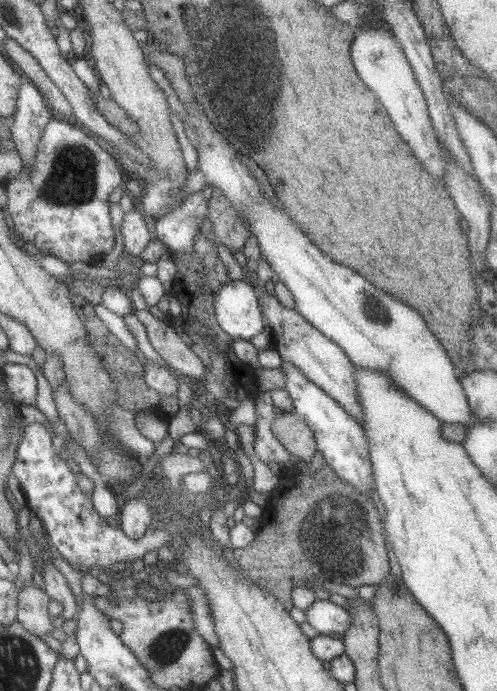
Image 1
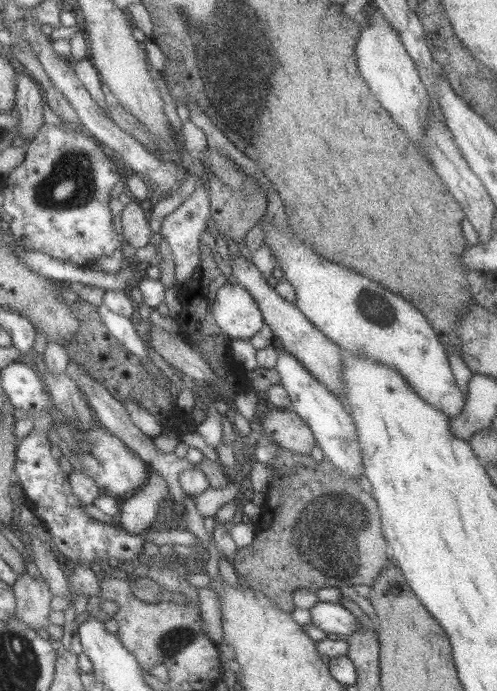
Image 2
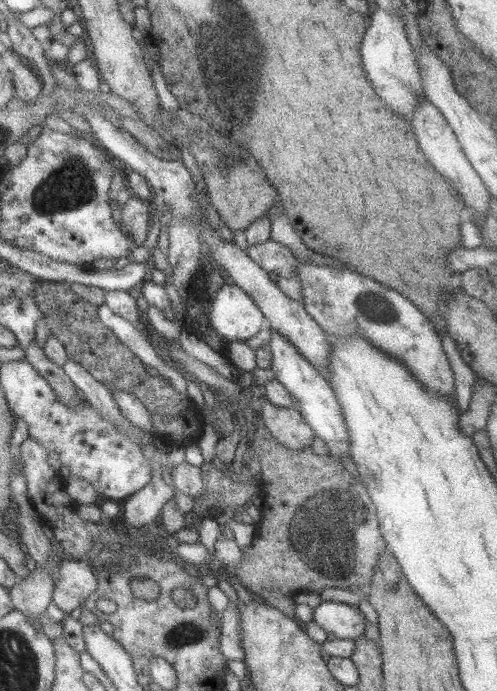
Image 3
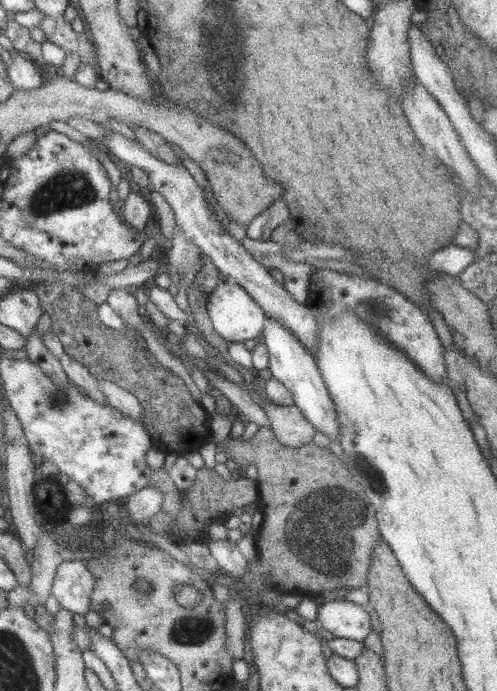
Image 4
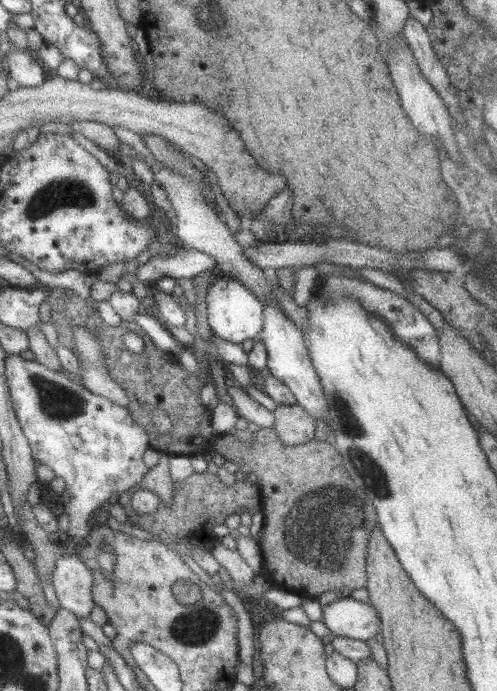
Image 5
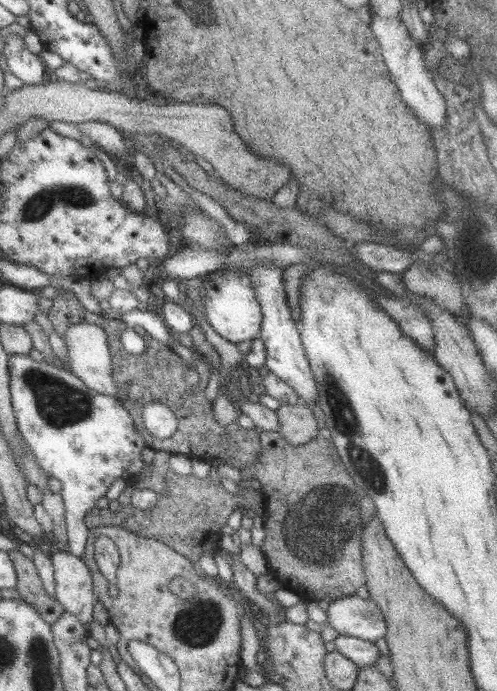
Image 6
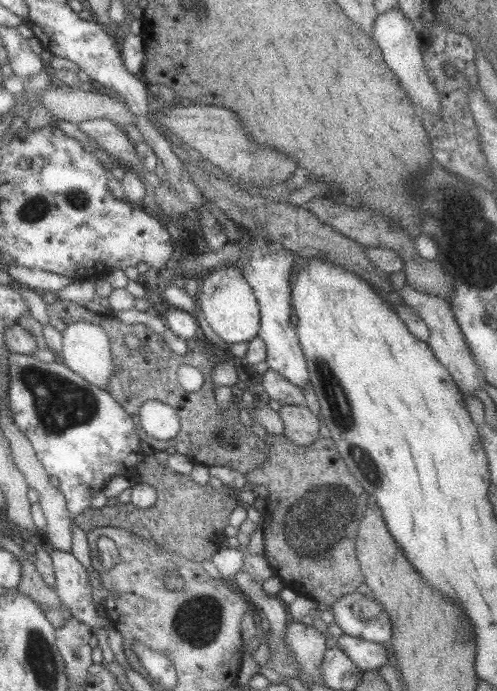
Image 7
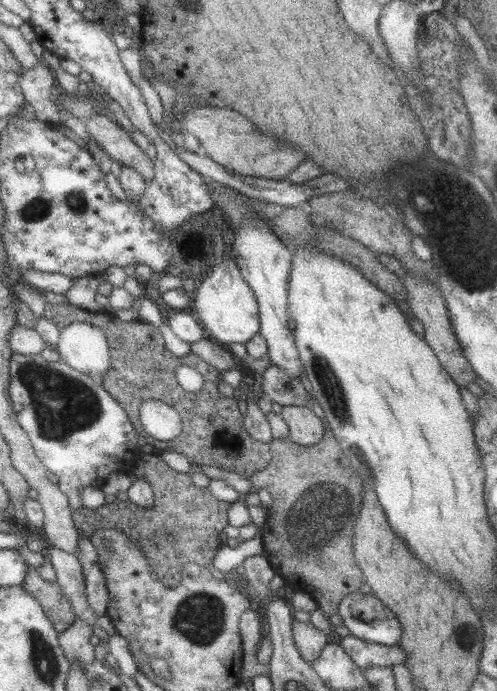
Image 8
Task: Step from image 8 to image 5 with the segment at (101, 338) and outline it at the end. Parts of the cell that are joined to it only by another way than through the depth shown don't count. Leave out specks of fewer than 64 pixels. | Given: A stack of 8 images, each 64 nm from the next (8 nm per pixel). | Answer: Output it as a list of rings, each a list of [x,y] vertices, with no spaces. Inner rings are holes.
[[[75,328],[72,331],[72,342],[79,364],[80,384],[103,398],[125,408],[129,408],[129,398],[121,388],[111,380],[102,359],[102,350],[96,333],[86,328]]]

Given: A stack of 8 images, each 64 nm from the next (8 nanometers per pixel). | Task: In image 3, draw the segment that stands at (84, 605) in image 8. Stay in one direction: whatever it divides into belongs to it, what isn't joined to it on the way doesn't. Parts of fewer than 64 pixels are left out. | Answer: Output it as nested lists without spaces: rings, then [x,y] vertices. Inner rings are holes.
[[[65,558],[58,568],[59,578],[52,592],[53,603],[65,614],[77,606],[83,608],[84,600],[97,589],[93,562]]]

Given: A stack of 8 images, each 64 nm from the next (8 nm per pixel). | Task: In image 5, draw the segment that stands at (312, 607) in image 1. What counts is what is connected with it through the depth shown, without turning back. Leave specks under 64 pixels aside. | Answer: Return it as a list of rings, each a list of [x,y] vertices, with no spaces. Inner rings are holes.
[[[341,597],[328,603],[322,610],[321,621],[335,637],[369,640],[379,632],[381,624],[377,611],[369,602]]]

